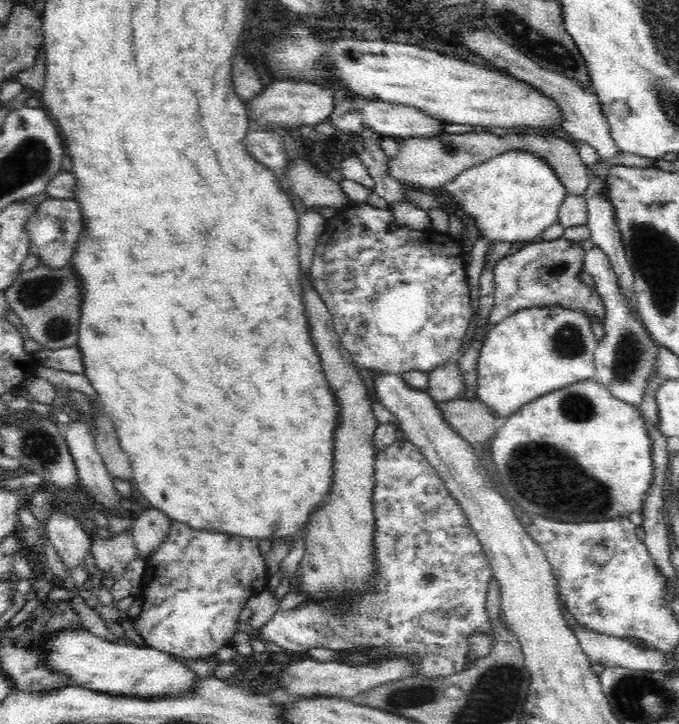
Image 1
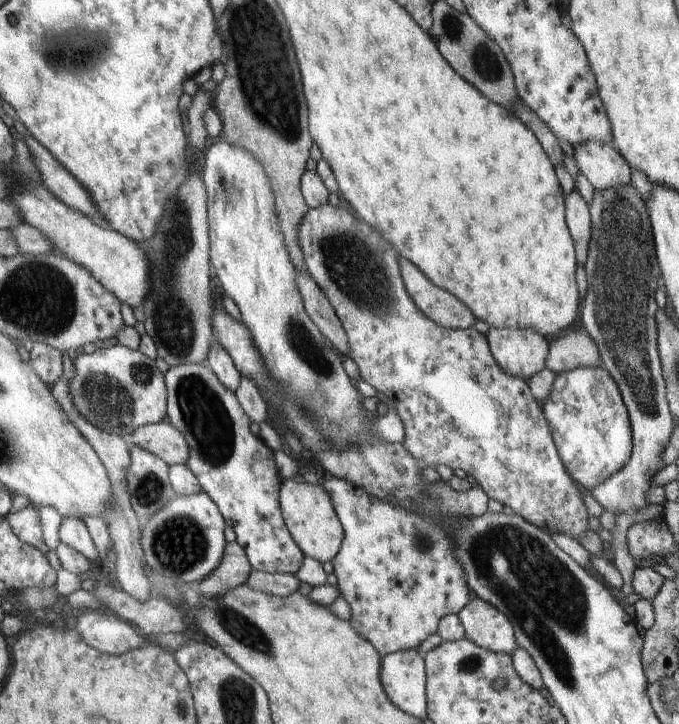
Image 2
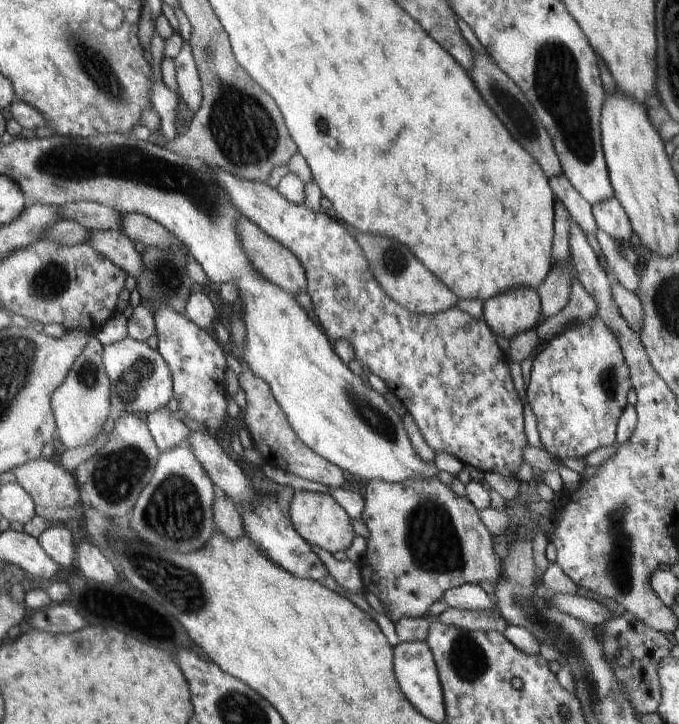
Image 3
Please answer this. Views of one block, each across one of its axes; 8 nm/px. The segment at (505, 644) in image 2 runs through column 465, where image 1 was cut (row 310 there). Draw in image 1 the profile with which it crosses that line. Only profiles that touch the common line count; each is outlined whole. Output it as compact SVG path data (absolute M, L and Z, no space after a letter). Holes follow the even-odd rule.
M594 246L591 250L585 252L583 270L588 272L594 279L594 289L598 295L602 297L602 301L604 301L604 305L606 305L606 320L603 322L605 336L598 341L597 344L594 357L596 372L593 379L606 387L606 389L612 393L612 396L638 407L642 402L642 397L644 396L649 380L653 377L654 373L658 373L657 356L660 346L650 338L649 332L646 330L646 327L643 326L635 302L632 302L632 299L628 299L628 296L623 296L623 294L619 292L618 281L615 272L612 270L608 255L600 248Z

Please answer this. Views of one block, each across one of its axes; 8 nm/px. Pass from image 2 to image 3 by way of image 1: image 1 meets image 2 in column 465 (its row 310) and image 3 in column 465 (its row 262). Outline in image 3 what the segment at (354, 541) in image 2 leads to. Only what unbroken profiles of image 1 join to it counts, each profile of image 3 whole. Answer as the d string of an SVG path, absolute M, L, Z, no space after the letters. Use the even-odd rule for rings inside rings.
M438 476L431 479L408 479L402 482L389 483L383 480L371 480L365 485L366 492L364 492L364 508L362 511L361 521L366 524L370 536L365 538L366 551L362 557L359 558L358 566L361 570L361 578L370 578L370 586L366 584L366 580L361 580L365 586L365 591L372 592L374 596L378 597L381 603L385 606L387 617L395 624L402 617L408 618L428 618L430 607L438 600L442 599L446 588L456 588L466 583L480 584L482 581L489 581L492 584L500 578L501 574L501 559L494 551L493 536L486 528L480 517L478 517L478 509L466 498L457 495L444 485Z

